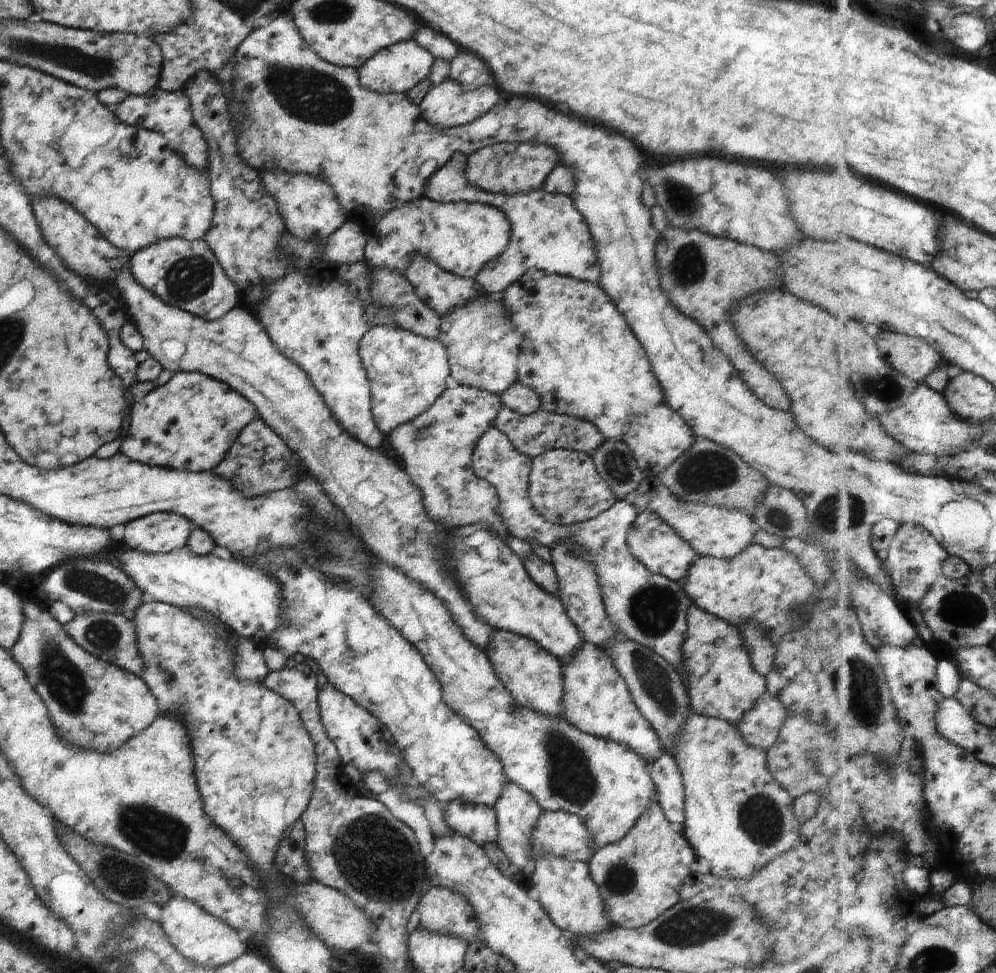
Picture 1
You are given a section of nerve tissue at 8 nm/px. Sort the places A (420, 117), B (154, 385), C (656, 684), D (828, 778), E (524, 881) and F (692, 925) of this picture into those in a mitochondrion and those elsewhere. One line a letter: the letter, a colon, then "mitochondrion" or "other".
A: other
B: other
C: mitochondrion
D: other
E: other
F: mitochondrion

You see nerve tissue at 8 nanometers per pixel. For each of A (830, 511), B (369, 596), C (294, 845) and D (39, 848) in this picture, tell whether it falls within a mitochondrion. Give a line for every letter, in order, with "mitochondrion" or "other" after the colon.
A: mitochondrion
B: other
C: other
D: other

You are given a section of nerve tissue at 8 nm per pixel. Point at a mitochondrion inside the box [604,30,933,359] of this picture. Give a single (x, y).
(688, 267)

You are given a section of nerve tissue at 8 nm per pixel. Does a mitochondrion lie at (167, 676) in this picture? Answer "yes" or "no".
yes

